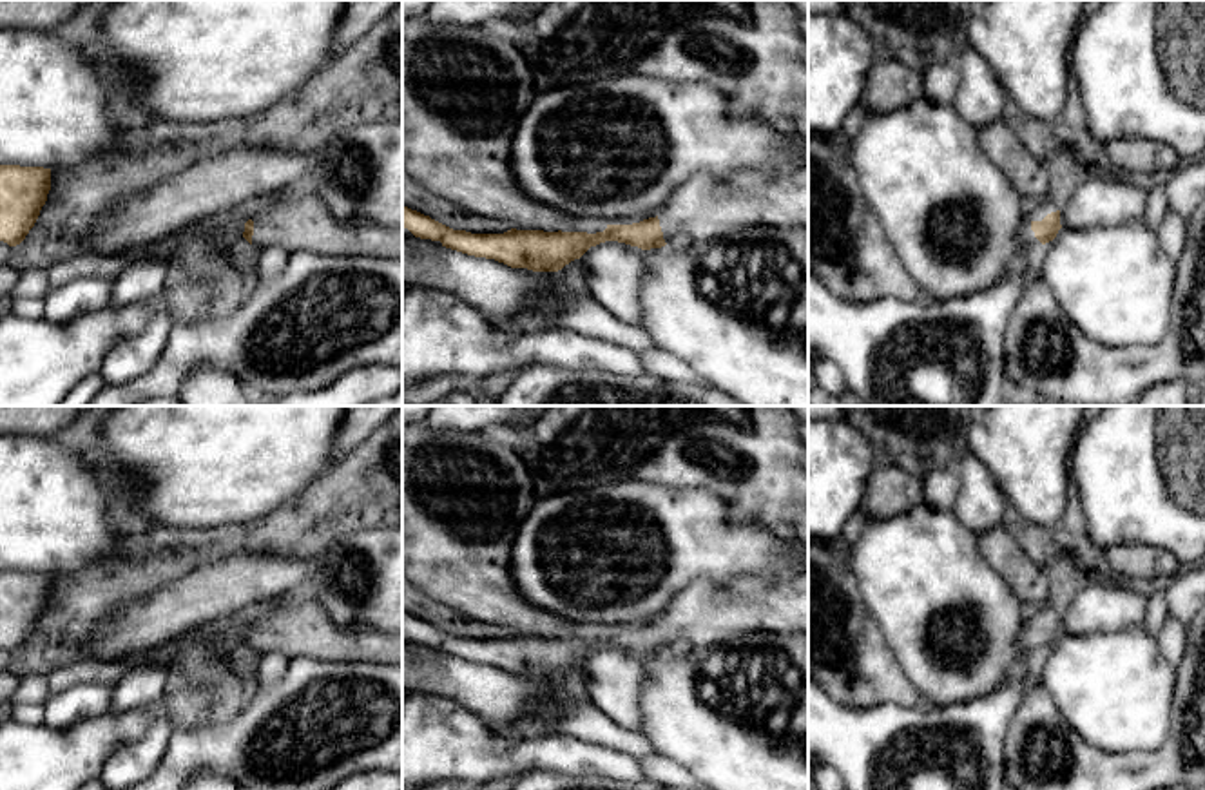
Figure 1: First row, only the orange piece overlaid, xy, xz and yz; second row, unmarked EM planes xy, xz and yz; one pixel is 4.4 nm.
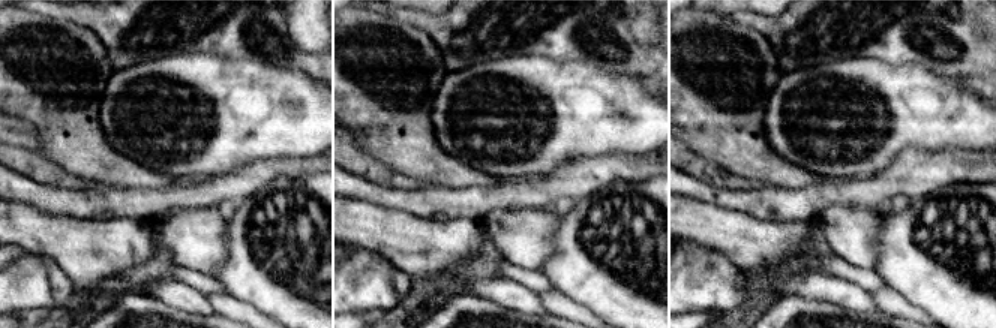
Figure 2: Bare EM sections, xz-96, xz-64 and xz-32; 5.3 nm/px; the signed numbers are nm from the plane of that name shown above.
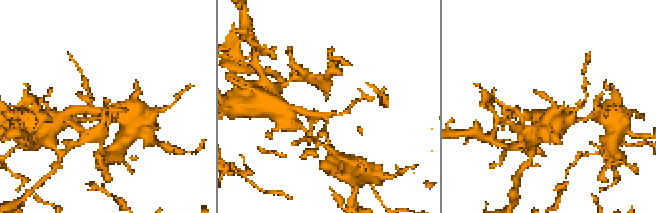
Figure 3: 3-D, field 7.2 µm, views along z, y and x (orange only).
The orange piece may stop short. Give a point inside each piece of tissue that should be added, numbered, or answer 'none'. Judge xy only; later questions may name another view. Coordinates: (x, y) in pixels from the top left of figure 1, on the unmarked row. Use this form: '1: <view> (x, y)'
1: xy (305, 629)

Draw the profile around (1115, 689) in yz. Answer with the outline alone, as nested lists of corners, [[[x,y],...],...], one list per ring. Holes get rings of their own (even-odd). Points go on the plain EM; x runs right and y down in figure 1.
[[[1142,623],[1118,632],[1062,632],[1053,647],[1042,650],[1035,678],[1067,725],[1091,747],[1105,752],[1156,750],[1171,734],[1176,669]]]

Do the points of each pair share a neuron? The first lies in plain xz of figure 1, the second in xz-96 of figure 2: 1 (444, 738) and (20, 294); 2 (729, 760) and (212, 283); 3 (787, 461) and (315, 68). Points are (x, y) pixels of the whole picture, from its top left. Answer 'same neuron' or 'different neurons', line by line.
1: same neuron
2: different neurons
3: same neuron

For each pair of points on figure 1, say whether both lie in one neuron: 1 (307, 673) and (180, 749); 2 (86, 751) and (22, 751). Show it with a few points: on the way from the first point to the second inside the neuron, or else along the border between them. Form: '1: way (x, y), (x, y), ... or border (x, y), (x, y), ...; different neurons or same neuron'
1: way (276, 702), (229, 747), (211, 749); same neuron
2: way (69, 751), (38, 751); same neuron

